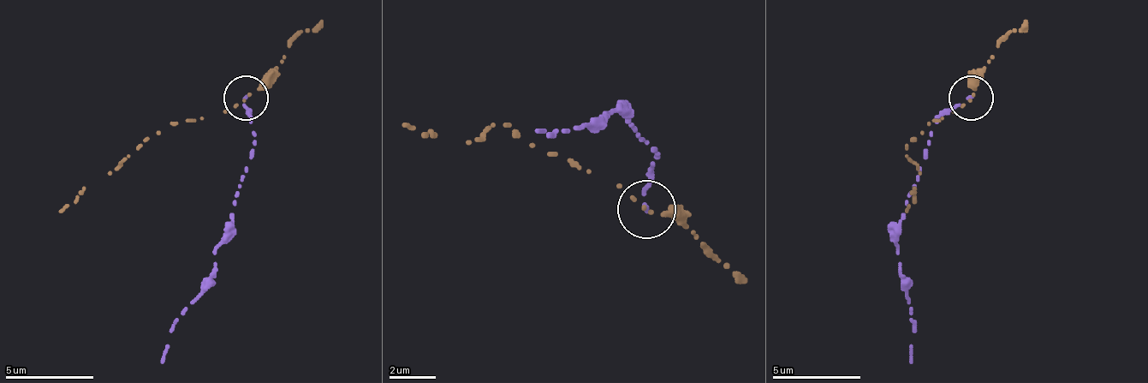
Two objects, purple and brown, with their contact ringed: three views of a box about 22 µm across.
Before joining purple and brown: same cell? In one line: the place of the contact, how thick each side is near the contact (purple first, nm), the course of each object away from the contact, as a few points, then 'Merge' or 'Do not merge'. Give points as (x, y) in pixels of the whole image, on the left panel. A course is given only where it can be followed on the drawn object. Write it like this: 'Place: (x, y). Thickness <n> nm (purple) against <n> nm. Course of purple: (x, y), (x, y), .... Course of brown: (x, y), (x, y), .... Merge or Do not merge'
Place: (246, 98). Thickness 160 nm (purple) against 100 nm. Course of purple: (247, 97), (247, 115), (256, 137), (225, 239), (216, 248), (216, 275), (176, 320), (163, 364). Course of brown: (247, 97), (225, 110), (171, 123), (122, 159), (110, 172), (83, 186), (61, 212). Do not merge

